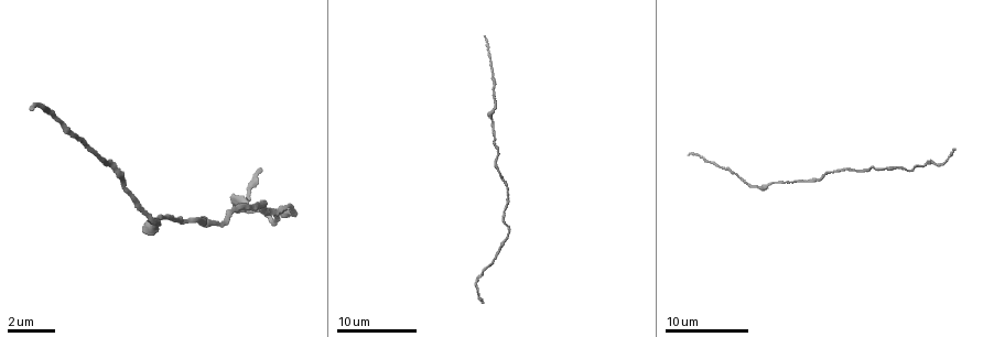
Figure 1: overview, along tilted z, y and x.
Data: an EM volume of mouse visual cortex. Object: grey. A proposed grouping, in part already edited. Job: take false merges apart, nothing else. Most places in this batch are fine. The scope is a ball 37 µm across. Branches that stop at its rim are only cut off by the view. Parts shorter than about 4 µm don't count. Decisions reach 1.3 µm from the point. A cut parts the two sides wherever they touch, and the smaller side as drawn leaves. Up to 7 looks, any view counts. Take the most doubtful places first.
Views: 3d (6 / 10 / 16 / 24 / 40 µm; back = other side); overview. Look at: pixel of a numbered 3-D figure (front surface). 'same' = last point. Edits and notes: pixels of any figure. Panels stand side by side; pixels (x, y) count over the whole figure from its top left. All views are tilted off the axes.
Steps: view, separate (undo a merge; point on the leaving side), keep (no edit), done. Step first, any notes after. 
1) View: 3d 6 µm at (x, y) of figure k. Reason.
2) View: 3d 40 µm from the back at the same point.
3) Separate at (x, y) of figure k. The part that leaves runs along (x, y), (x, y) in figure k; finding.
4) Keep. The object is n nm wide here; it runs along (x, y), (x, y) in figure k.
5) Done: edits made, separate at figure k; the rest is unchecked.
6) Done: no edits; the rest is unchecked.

View: 3d 10 µm at (157, 224) of figure 1. Sudden change in width.

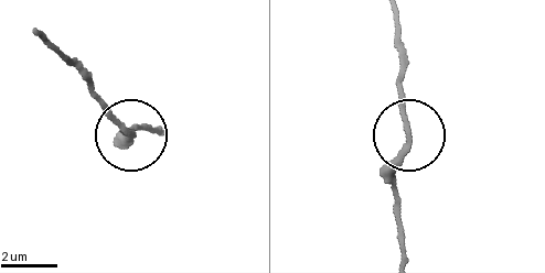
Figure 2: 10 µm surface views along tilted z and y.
Keep. It runs along (402, 253), (402, 204), (393, 174), (409, 131), (401, 74) in figure 2; one neuron here.

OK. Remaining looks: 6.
View: 3d 10 µm at (296, 215) of figure 1. Sudden change in width.

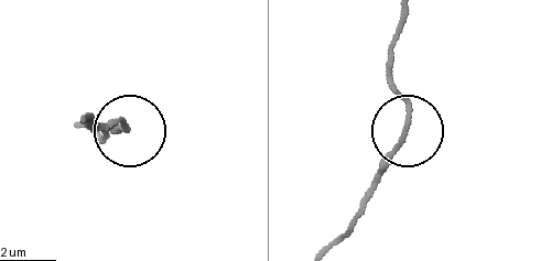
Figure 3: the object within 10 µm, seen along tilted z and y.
View: 3d 10 µm from the back at (403, 133) of figure 3.

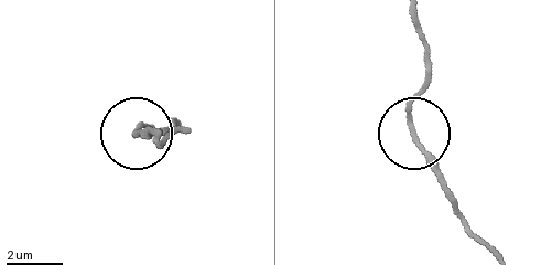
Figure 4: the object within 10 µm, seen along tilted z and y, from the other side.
Keep. Continuous, no second neuron.

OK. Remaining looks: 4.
View: 3d 6 µm at (492, 80) of figure 1. Calibre changes.

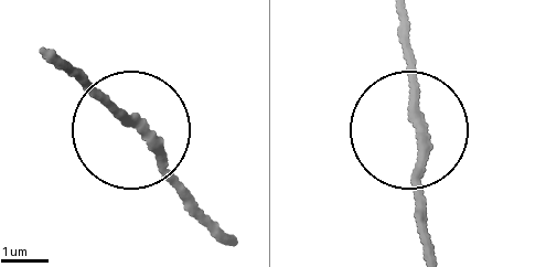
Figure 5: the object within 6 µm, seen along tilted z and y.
View: 3d 6 µm from the back at (133, 123) of figure 5.

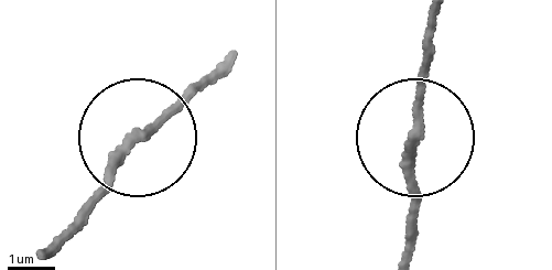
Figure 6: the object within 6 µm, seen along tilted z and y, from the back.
Keep. It runs along (52, 254), (110, 166), (188, 87) in figure 6; one neuron here.

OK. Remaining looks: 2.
Done: no edits; the rest is unchecked.

